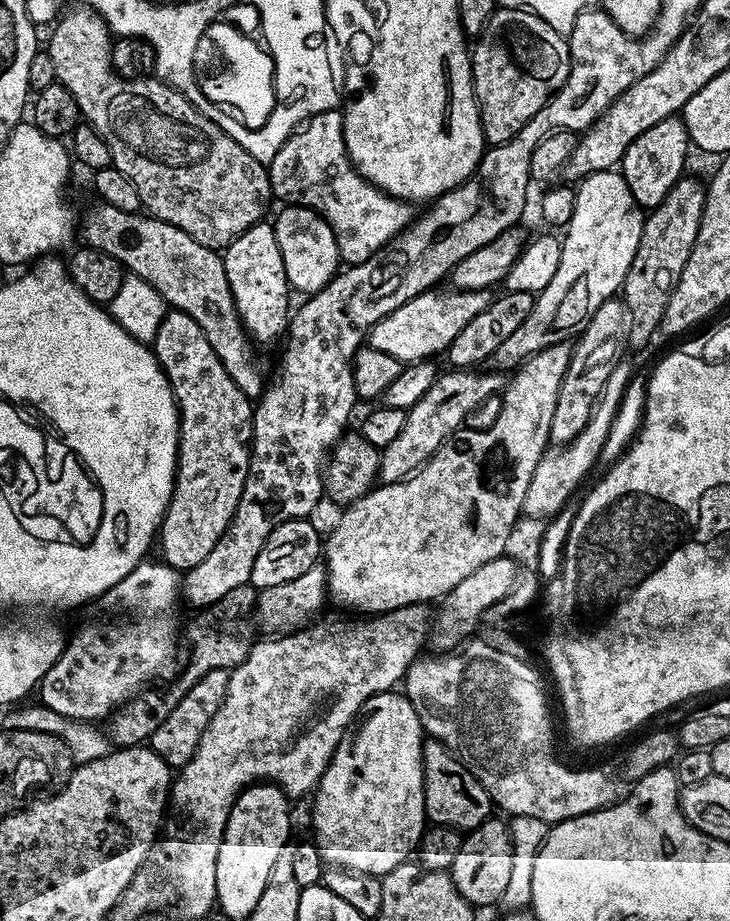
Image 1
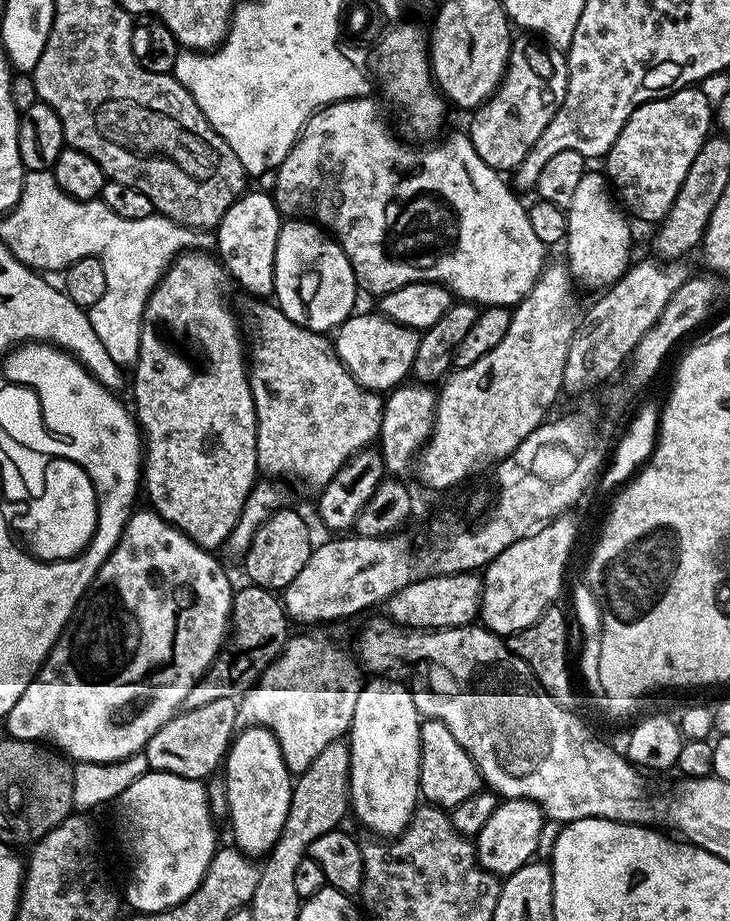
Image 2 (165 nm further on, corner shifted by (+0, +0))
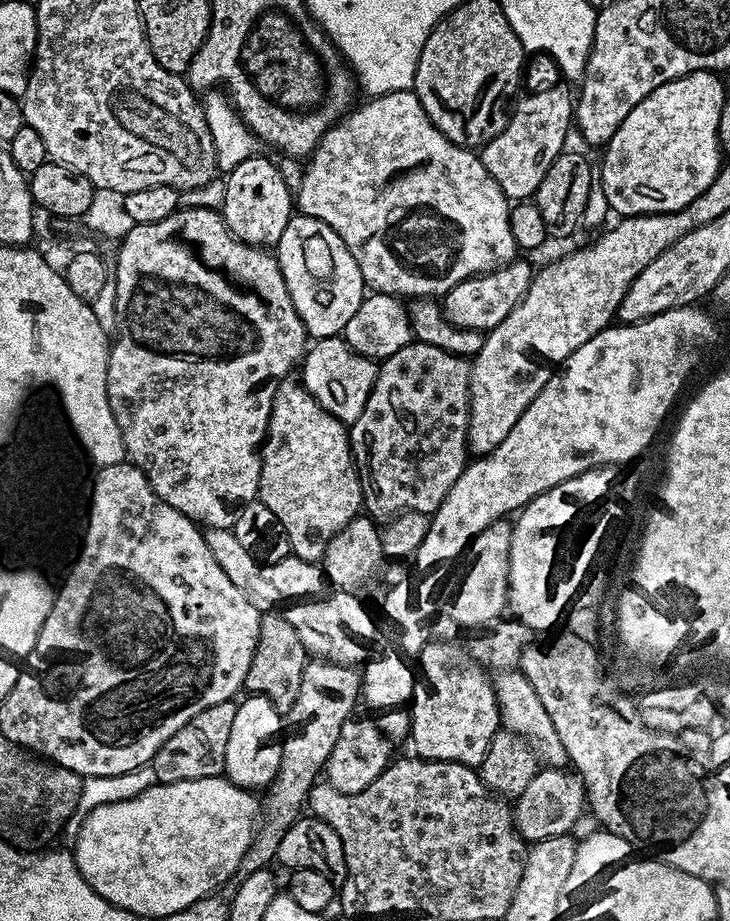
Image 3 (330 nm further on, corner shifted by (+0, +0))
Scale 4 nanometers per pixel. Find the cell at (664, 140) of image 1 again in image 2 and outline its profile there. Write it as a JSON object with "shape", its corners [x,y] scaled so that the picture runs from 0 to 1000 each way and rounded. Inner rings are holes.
{"shape":[[[953,93],[932,96],[874,115],[832,167],[832,194],[840,205],[844,203],[848,220],[877,239],[908,239],[929,211],[929,202],[934,202],[934,193],[940,193],[940,185],[945,185],[945,176],[951,176],[951,167],[973,147],[978,117],[959,98]]]}

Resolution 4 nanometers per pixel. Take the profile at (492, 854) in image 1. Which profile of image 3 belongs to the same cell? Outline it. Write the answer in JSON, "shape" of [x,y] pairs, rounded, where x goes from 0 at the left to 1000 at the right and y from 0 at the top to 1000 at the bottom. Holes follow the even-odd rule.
{"shape":[[[745,832],[736,837],[726,853],[721,853],[721,858],[705,865],[701,889],[707,893],[712,909],[719,914],[733,914],[742,910],[779,907],[799,882],[803,882],[803,861],[793,841],[768,834]]]}

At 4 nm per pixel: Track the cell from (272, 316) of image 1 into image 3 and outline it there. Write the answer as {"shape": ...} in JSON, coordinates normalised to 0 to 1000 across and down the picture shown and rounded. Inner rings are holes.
{"shape":[[[360,167],[337,172],[310,191],[310,215],[304,233],[310,245],[333,265],[375,267],[392,250],[392,241],[403,233],[403,208],[389,191]]]}

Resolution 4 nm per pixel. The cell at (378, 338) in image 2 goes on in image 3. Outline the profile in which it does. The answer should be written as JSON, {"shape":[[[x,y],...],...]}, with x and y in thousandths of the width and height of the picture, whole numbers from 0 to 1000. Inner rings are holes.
{"shape":[[[447,365],[434,368],[421,379],[414,392],[415,400],[416,420],[437,439],[444,441],[447,446],[462,452],[473,463],[481,463],[490,454],[490,450],[496,450],[518,407],[516,392],[486,382],[466,365]]]}

